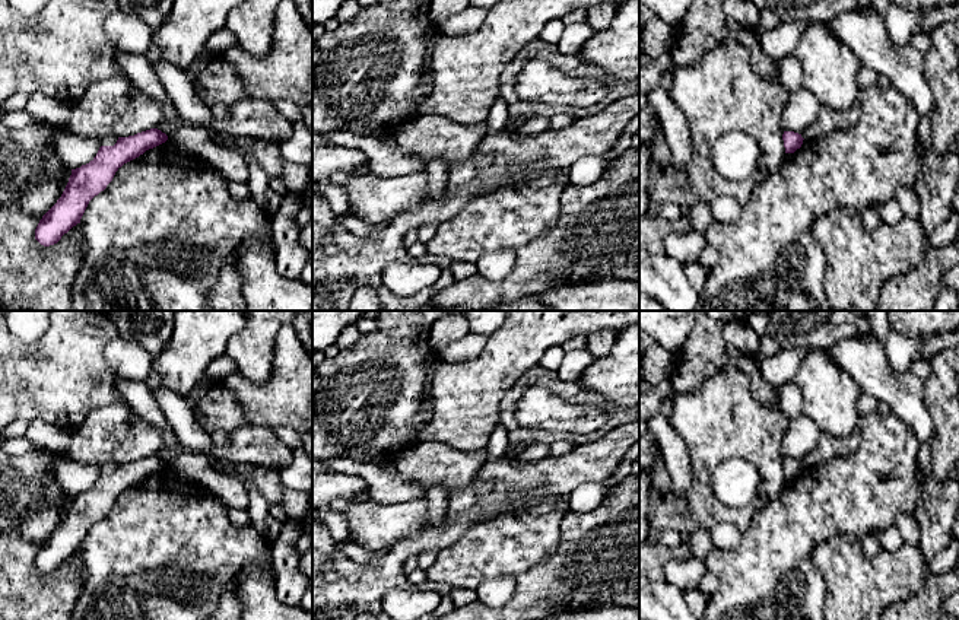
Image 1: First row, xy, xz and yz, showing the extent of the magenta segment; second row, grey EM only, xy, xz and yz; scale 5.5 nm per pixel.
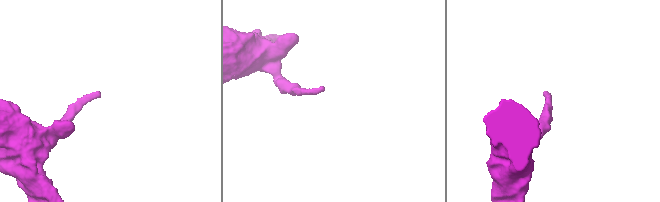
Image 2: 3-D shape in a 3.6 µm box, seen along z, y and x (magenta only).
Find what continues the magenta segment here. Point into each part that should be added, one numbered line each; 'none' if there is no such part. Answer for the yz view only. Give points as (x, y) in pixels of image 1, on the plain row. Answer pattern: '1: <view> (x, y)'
none

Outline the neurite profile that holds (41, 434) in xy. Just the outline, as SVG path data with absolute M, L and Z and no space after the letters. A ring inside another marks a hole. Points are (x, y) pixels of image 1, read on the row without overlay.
M42 419L29 422L26 438L35 446L54 454L67 454L70 446L70 432Z

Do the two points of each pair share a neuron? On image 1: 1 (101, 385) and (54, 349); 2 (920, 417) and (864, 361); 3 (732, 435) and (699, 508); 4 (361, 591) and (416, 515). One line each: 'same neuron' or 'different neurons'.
1: same neuron
2: same neuron
3: same neuron
4: different neurons

